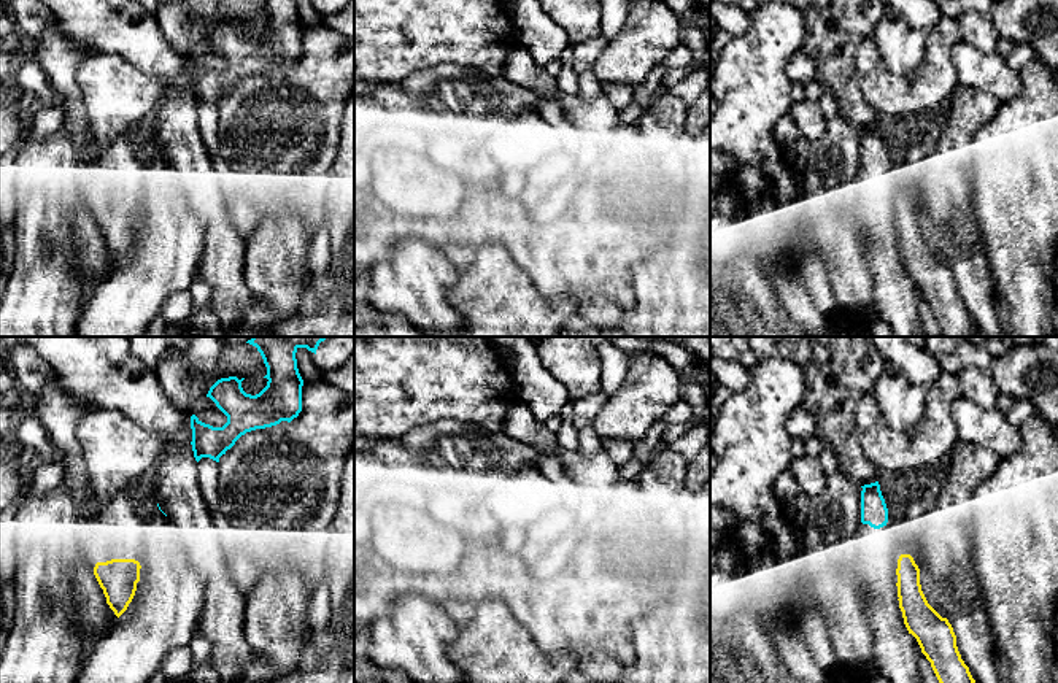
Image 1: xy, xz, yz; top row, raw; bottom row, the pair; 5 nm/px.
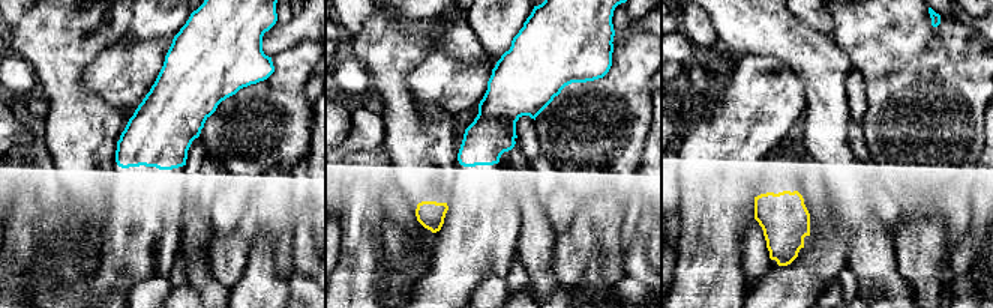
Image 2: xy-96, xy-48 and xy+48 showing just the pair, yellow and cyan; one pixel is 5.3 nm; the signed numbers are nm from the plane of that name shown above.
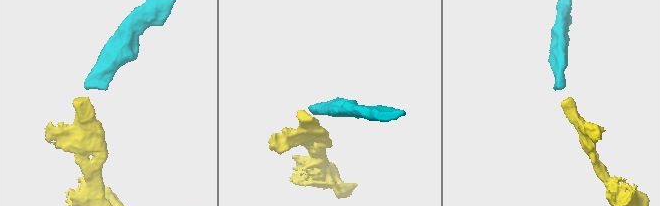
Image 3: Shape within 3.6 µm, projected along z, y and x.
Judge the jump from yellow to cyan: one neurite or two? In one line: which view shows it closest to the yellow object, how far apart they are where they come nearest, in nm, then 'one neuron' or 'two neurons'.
yz | 170 nm | two neurons

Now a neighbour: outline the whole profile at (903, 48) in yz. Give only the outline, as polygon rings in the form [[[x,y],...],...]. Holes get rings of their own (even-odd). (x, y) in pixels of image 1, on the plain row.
[[[885,6],[874,38],[885,65],[893,73],[910,81],[925,59],[929,30],[912,29],[901,13]]]

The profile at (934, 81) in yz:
[[[942,16],[929,30],[923,62],[907,81],[885,65],[874,35],[867,37],[855,54],[858,83],[866,102],[877,113],[898,118],[902,125],[936,114],[958,86],[953,60],[958,41],[961,41],[960,22],[956,17]]]

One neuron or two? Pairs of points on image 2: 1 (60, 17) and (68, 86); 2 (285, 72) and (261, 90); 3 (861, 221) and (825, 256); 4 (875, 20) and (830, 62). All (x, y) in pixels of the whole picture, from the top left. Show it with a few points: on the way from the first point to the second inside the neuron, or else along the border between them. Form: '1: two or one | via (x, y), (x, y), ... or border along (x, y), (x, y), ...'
1: one | via (60, 33), (60, 69)
2: one | via (279, 78), (267, 90)
3: two | border along (845, 229), (846, 266)
4: two | border along (834, 41), (846, 51)

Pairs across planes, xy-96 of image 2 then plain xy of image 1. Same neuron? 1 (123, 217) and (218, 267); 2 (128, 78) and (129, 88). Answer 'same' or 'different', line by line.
1: different
2: same

